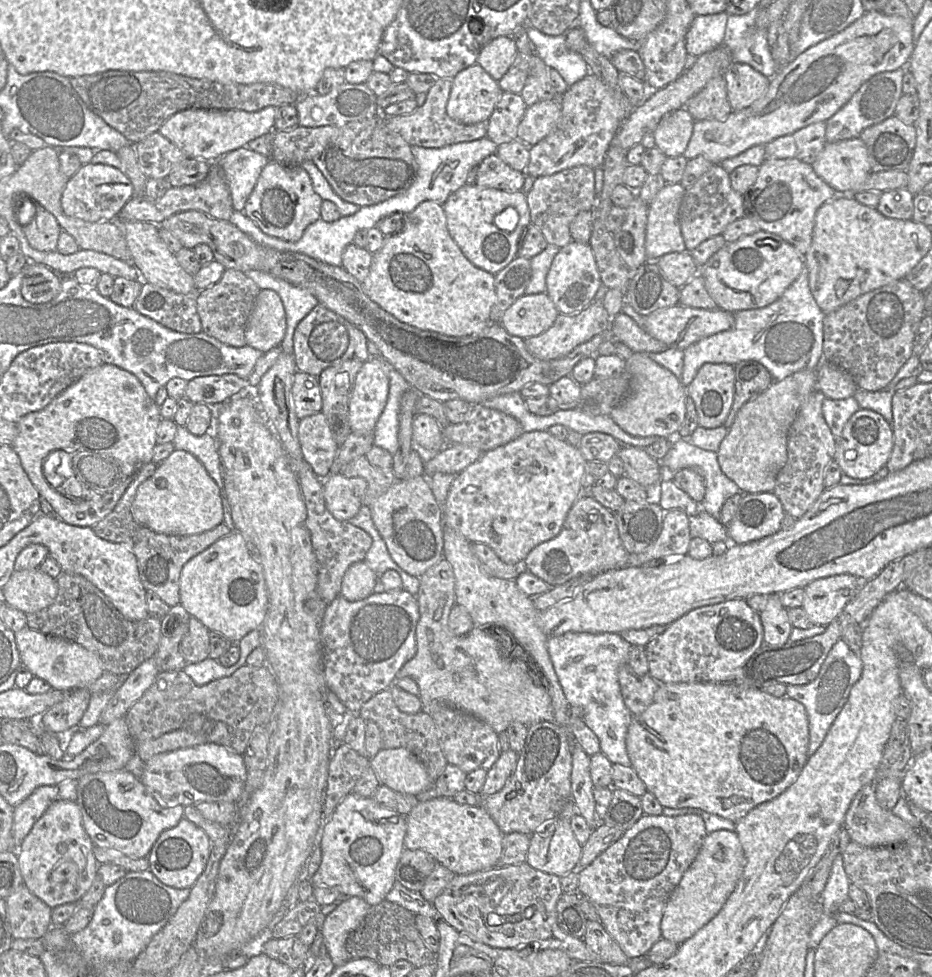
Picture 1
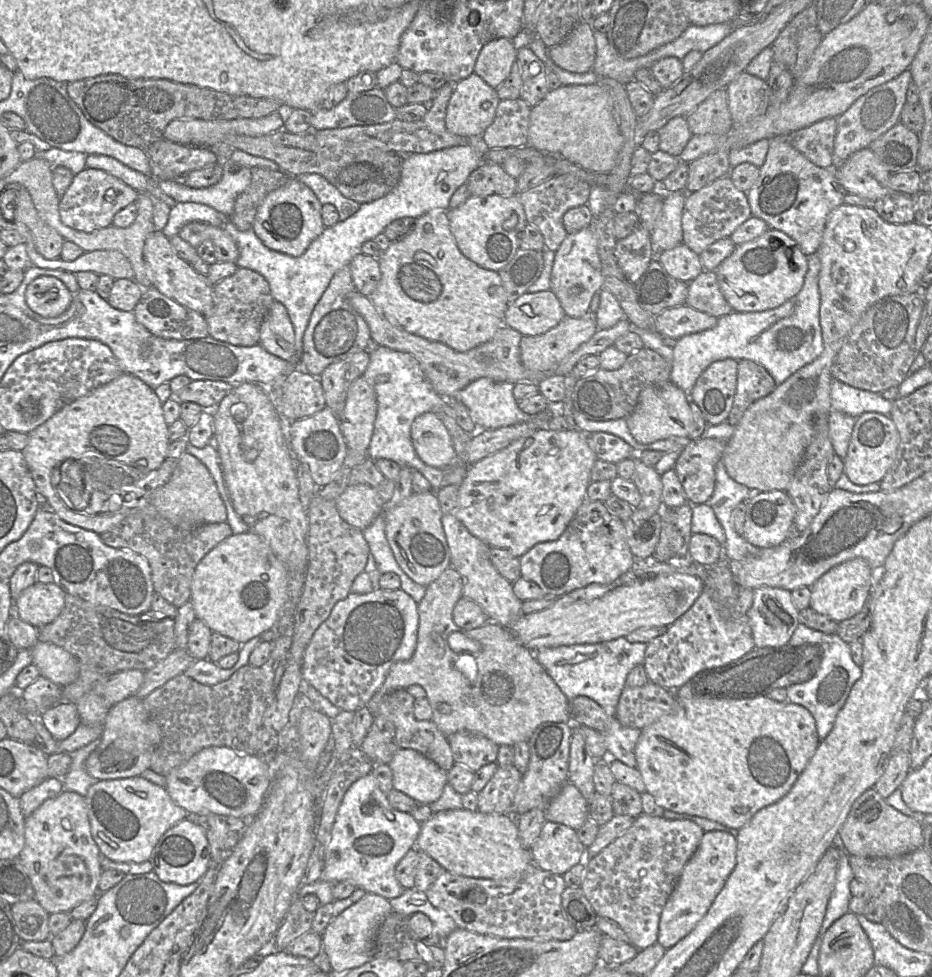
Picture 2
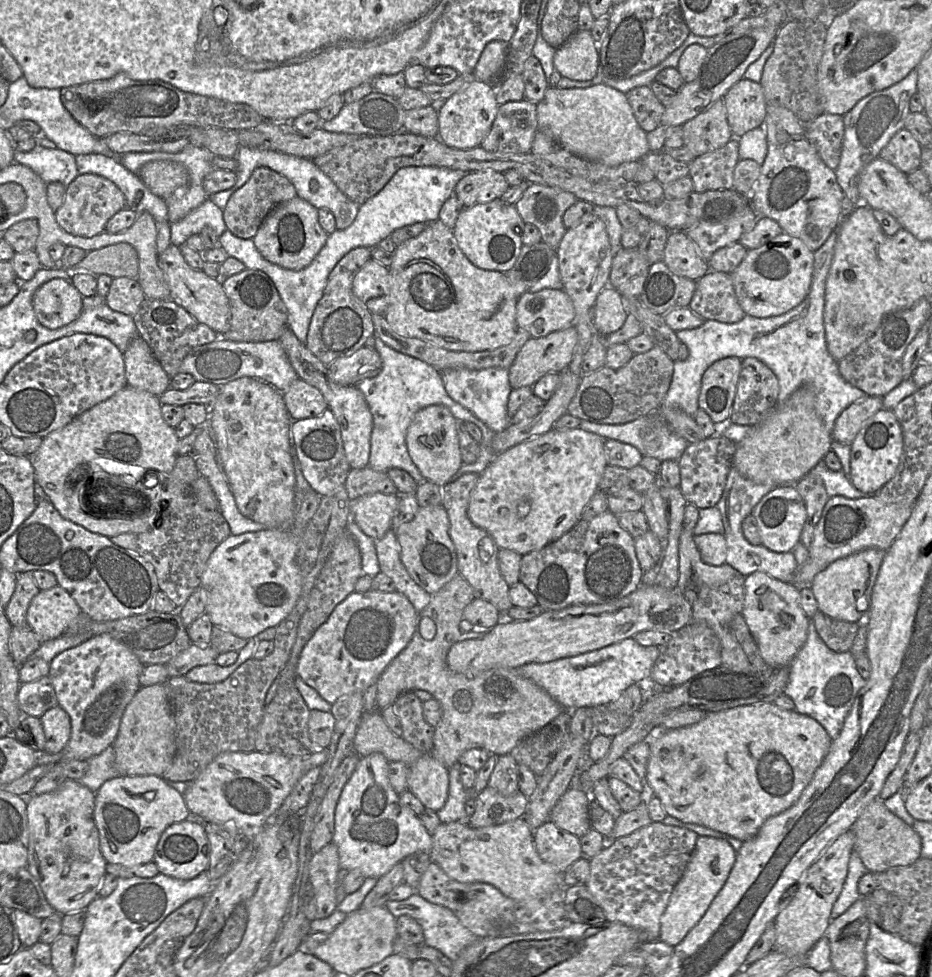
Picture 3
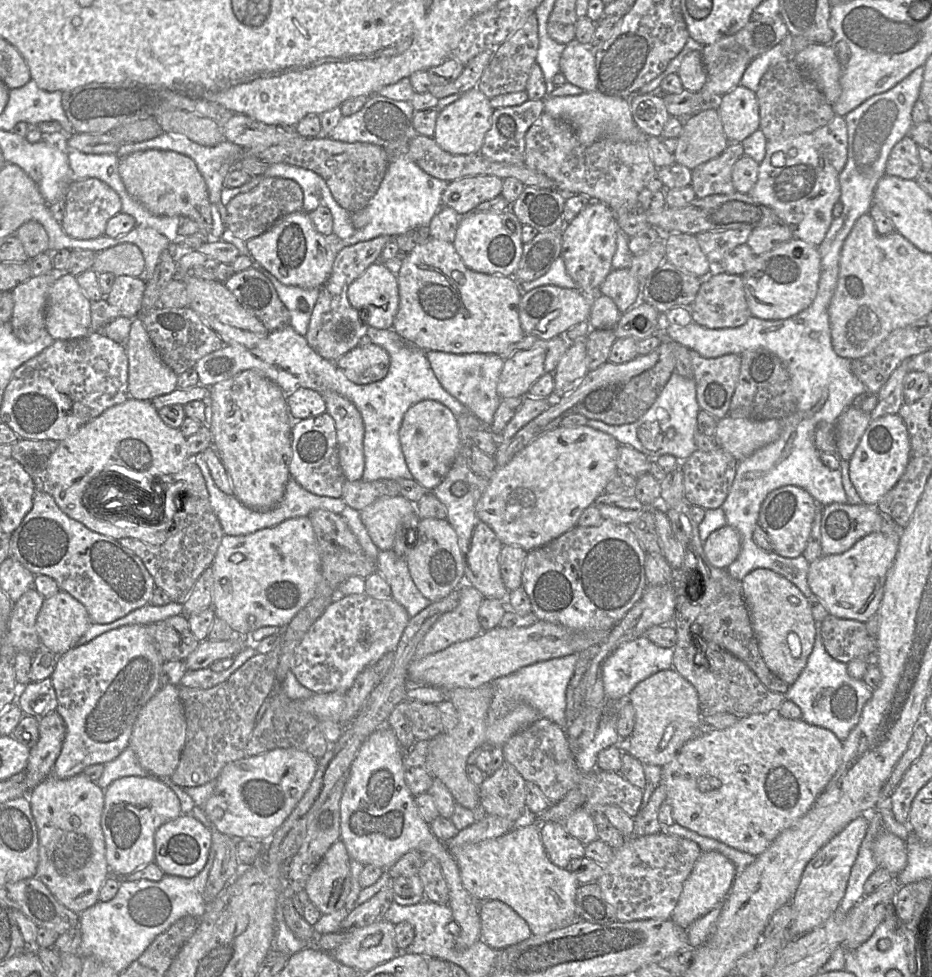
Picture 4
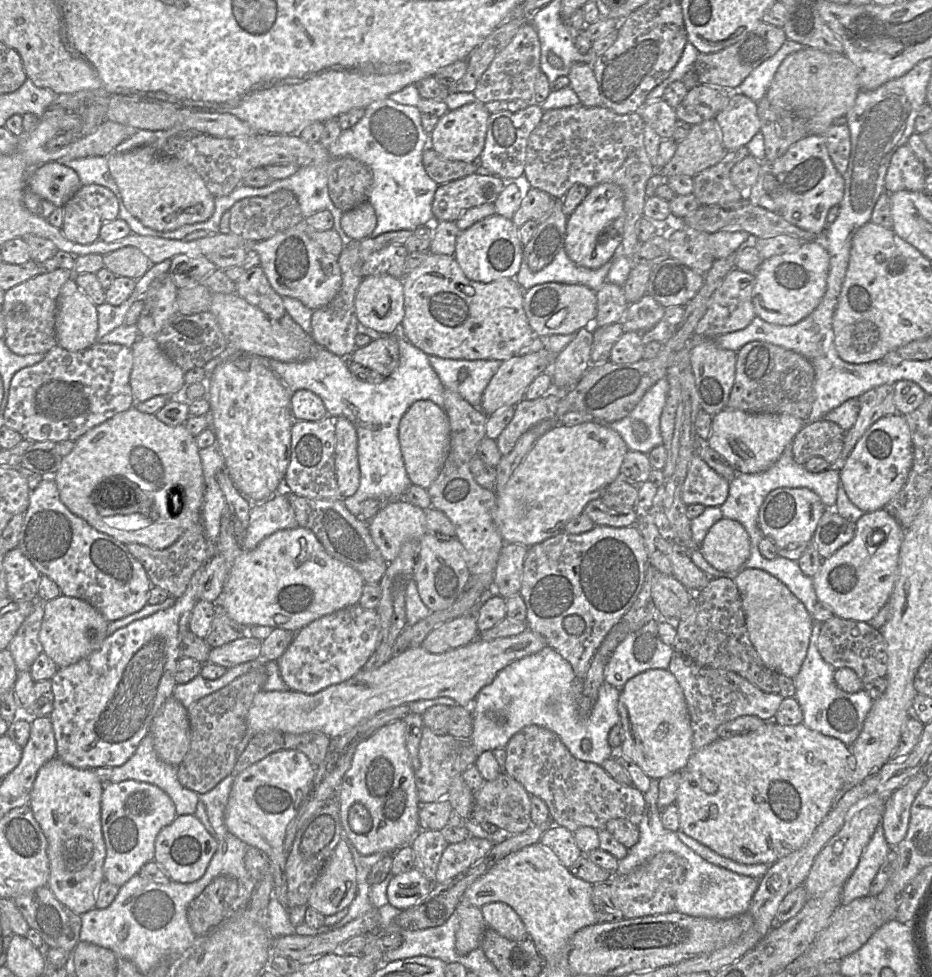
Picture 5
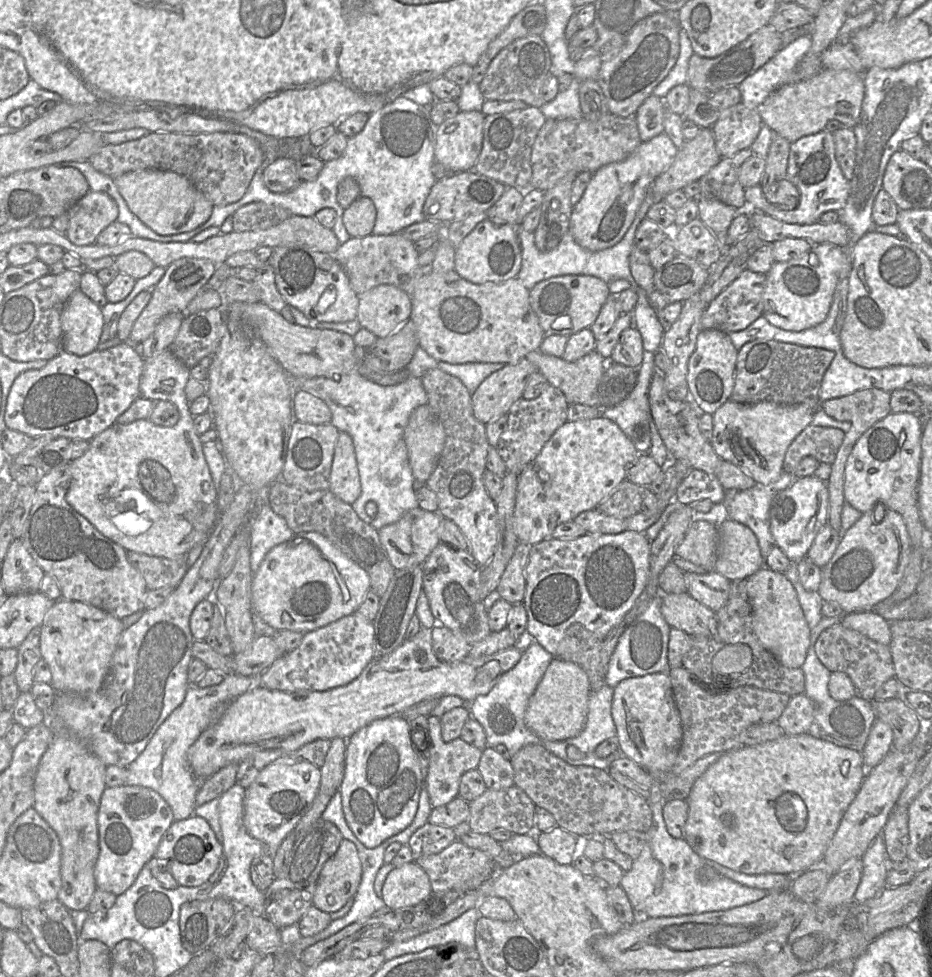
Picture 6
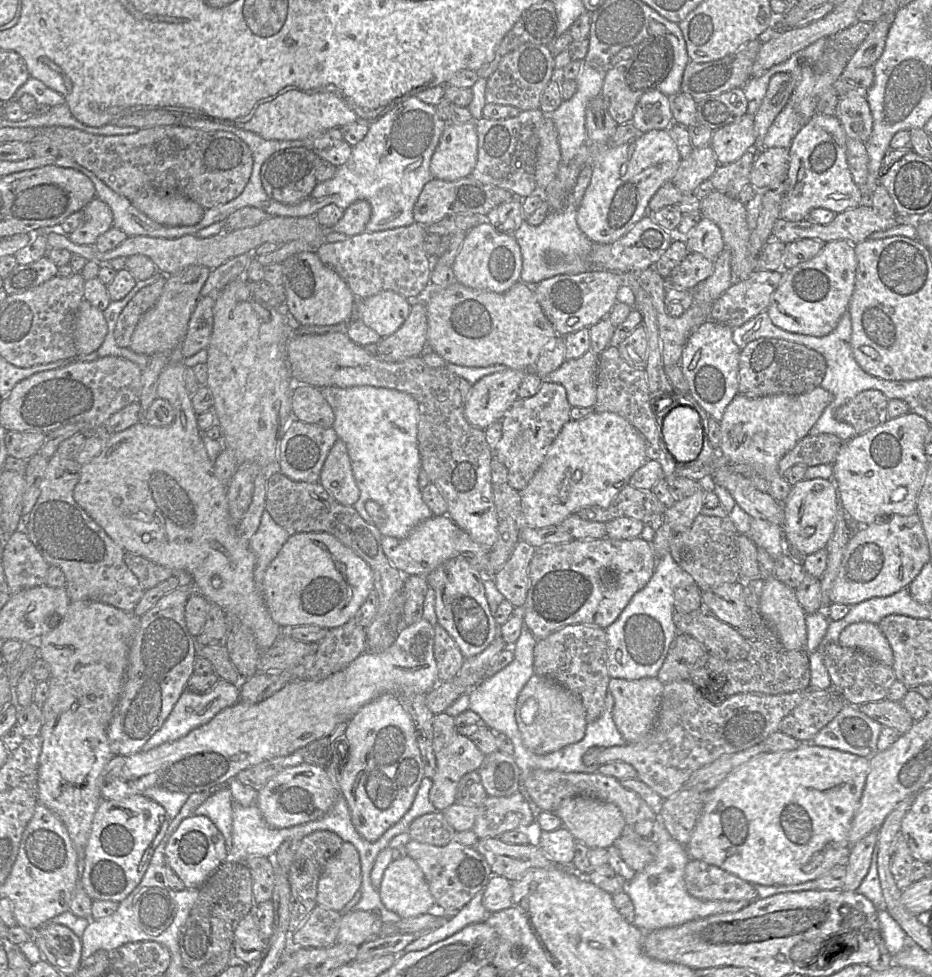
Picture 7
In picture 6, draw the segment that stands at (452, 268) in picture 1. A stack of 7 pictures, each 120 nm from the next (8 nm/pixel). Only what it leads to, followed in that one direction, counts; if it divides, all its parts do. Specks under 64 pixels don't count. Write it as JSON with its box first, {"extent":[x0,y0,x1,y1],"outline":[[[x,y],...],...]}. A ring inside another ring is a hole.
{"extent":[410,269,546,364],"outline":[[[429,269],[416,281],[410,296],[410,320],[415,325],[418,344],[437,362],[517,364],[528,353],[539,350],[546,336],[531,307],[530,290],[517,278],[499,283],[473,284],[459,276],[455,270],[435,272]]]}

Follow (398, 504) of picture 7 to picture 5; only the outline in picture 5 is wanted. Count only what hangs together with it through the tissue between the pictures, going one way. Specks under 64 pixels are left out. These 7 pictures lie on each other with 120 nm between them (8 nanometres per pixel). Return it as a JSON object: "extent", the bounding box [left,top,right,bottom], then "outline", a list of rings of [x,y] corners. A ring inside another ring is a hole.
{"extent":[269,333,444,517],"outline":[[[396,333],[400,360],[397,368],[379,383],[367,383],[354,377],[348,369],[348,359],[319,348],[316,355],[303,362],[269,360],[270,369],[284,385],[295,392],[307,389],[318,395],[333,419],[344,417],[355,427],[358,439],[360,484],[355,494],[344,498],[347,509],[356,517],[361,515],[367,499],[389,503],[404,499],[412,484],[406,472],[399,442],[399,424],[408,408],[418,400],[430,400],[444,405],[444,391],[428,356],[400,333]]]}

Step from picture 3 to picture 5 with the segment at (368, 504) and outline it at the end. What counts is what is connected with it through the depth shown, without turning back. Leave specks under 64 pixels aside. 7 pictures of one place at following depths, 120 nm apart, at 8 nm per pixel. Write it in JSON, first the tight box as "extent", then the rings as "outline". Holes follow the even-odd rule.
{"extent":[369,499,427,563],"outline":[[[399,499],[386,504],[369,521],[372,539],[387,563],[398,556],[402,544],[419,540],[427,532],[425,511]]]}

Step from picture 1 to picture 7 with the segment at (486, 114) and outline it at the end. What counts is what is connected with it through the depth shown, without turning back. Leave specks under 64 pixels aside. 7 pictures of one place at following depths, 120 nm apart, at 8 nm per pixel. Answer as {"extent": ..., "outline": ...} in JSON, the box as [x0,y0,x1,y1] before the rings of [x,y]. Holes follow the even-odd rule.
{"extent":[431,121,478,181],"outline":[[[476,121],[447,123],[431,158],[432,178],[455,181],[469,176],[478,157]]]}

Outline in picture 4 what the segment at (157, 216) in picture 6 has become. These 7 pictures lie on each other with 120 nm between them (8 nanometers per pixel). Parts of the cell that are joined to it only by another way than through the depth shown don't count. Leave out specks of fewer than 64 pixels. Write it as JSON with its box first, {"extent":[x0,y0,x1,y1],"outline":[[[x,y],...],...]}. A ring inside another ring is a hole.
{"extent":[118,151,212,236],"outline":[[[138,151],[119,159],[118,172],[127,192],[149,212],[157,216],[187,217],[197,224],[202,235],[208,236],[212,227],[211,202],[206,183],[192,159],[173,151]]]}

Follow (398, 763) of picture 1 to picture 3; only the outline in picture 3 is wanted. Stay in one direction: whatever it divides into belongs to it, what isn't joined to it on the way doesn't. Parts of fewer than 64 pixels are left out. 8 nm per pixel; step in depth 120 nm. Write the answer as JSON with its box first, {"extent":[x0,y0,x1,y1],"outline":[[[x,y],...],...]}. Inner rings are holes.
{"extent":[407,754,449,812],"outline":[[[422,754],[409,765],[407,790],[427,809],[436,812],[446,803],[449,788],[448,768],[431,754]]]}

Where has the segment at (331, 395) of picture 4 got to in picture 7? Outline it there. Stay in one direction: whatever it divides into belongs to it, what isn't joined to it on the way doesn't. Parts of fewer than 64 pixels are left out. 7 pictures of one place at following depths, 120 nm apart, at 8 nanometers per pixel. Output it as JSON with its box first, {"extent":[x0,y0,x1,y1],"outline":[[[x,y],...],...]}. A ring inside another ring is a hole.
{"extent":[318,439,360,506],"outline":[[[338,439],[329,451],[318,481],[340,504],[354,506],[360,497],[347,447]]]}

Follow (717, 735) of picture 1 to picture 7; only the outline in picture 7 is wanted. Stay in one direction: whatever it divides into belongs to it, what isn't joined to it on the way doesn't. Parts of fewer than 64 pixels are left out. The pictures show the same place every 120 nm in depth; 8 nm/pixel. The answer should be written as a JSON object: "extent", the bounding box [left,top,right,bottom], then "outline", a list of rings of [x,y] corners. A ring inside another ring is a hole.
{"extent":[685,742,870,886],"outline":[[[812,742],[802,743],[794,750],[760,753],[733,769],[720,784],[708,792],[691,838],[685,845],[686,852],[691,859],[717,866],[752,885],[781,886],[815,881],[834,866],[845,864],[848,859],[851,850],[848,831],[859,807],[869,770],[870,762],[867,757],[816,746]]]}

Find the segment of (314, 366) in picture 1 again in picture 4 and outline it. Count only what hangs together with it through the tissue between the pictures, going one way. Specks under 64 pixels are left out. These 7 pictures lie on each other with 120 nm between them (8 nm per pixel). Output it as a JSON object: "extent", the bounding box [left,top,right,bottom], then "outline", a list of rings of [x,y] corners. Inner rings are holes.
{"extent":[306,235,395,362],"outline":[[[387,235],[345,246],[335,256],[331,275],[320,288],[320,294],[311,314],[306,340],[321,357],[336,362],[341,356],[357,347],[366,336],[369,326],[360,318],[360,312],[348,300],[348,288],[367,268],[379,262],[384,246],[395,238]]]}

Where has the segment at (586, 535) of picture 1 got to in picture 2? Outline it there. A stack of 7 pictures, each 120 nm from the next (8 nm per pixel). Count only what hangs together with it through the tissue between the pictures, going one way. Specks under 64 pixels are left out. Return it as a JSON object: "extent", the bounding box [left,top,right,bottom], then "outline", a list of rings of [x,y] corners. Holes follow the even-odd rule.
{"extent":[519,500,635,597],"outline":[[[586,500],[558,539],[541,542],[519,558],[521,577],[536,583],[546,595],[561,597],[590,584],[608,585],[631,571],[635,557],[627,543],[623,521],[612,515],[601,501]]]}

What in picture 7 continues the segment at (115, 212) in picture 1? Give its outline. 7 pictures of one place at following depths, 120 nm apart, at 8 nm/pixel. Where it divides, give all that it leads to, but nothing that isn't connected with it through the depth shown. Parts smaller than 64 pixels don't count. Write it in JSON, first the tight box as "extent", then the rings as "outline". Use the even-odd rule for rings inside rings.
{"extent":[68,197,113,245],"outline":[[[95,197],[83,209],[84,222],[68,238],[77,245],[94,245],[97,238],[113,226],[109,205]]]}

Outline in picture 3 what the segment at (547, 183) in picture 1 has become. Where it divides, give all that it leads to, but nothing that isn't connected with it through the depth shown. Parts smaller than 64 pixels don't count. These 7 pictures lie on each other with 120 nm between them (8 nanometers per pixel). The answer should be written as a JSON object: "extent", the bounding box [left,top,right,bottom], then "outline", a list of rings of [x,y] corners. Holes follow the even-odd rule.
{"extent":[514,184,577,251],"outline":[[[530,184],[514,205],[523,221],[536,226],[542,241],[556,251],[567,230],[563,215],[577,200],[560,188]]]}

